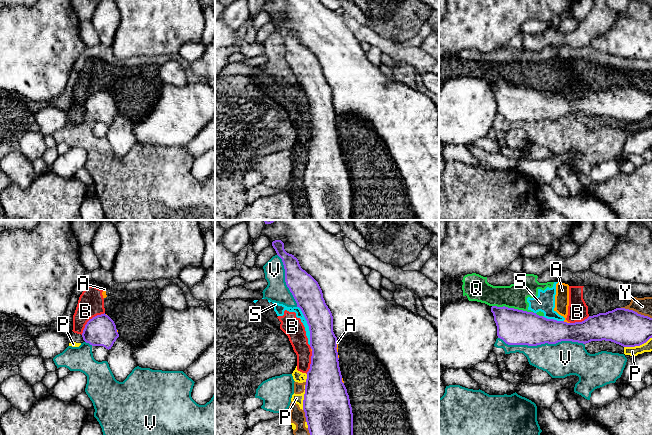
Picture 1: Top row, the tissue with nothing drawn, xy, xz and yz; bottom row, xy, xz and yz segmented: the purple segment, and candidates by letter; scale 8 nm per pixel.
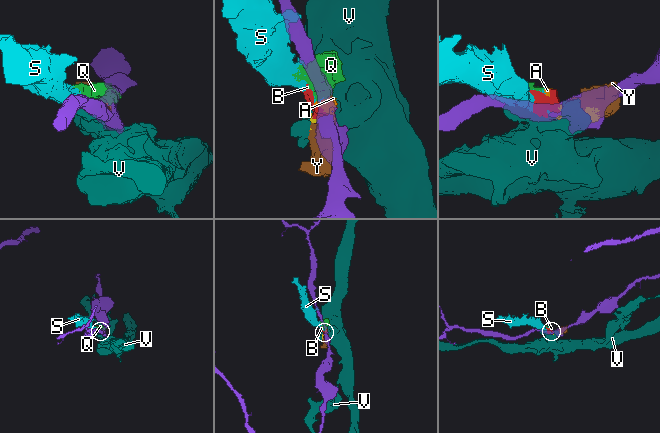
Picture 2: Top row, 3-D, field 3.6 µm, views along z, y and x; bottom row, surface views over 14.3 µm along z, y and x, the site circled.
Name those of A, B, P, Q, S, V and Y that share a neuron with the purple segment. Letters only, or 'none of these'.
none of these

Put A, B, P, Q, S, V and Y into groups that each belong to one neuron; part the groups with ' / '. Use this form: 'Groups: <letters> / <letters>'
Groups: A B P Q S Y / V

